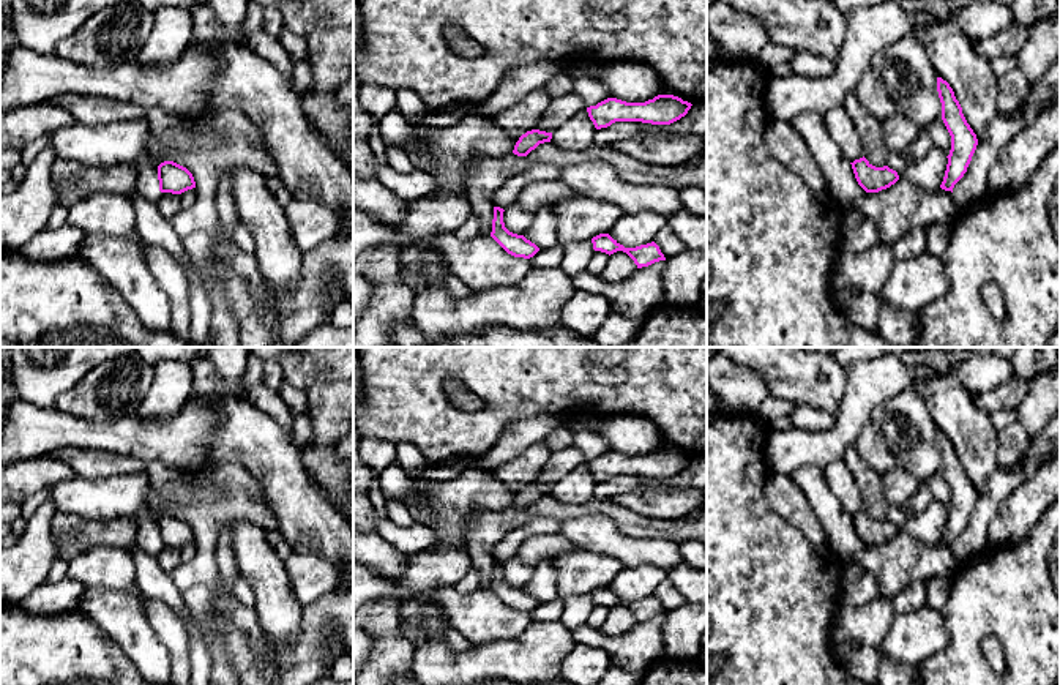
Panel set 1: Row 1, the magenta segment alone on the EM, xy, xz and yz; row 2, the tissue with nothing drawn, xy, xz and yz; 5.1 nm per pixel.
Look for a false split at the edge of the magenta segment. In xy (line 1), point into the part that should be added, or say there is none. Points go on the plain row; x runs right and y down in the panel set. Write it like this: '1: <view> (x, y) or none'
1: none

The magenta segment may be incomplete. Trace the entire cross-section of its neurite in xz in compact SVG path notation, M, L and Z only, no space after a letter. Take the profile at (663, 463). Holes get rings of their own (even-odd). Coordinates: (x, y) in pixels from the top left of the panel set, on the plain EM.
M658 448L645 456L626 456L607 451L596 459L587 461L596 483L607 481L615 475L642 475L651 478L670 478L688 467L691 456L674 448Z

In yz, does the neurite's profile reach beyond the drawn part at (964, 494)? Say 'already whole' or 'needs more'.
already whole

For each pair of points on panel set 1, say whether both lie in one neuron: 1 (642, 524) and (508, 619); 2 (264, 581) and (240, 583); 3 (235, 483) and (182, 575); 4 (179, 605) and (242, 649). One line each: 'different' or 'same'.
1: different
2: different
3: same
4: same

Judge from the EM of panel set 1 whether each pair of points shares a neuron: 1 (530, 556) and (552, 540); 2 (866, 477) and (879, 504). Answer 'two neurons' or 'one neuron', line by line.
1: one neuron
2: one neuron

